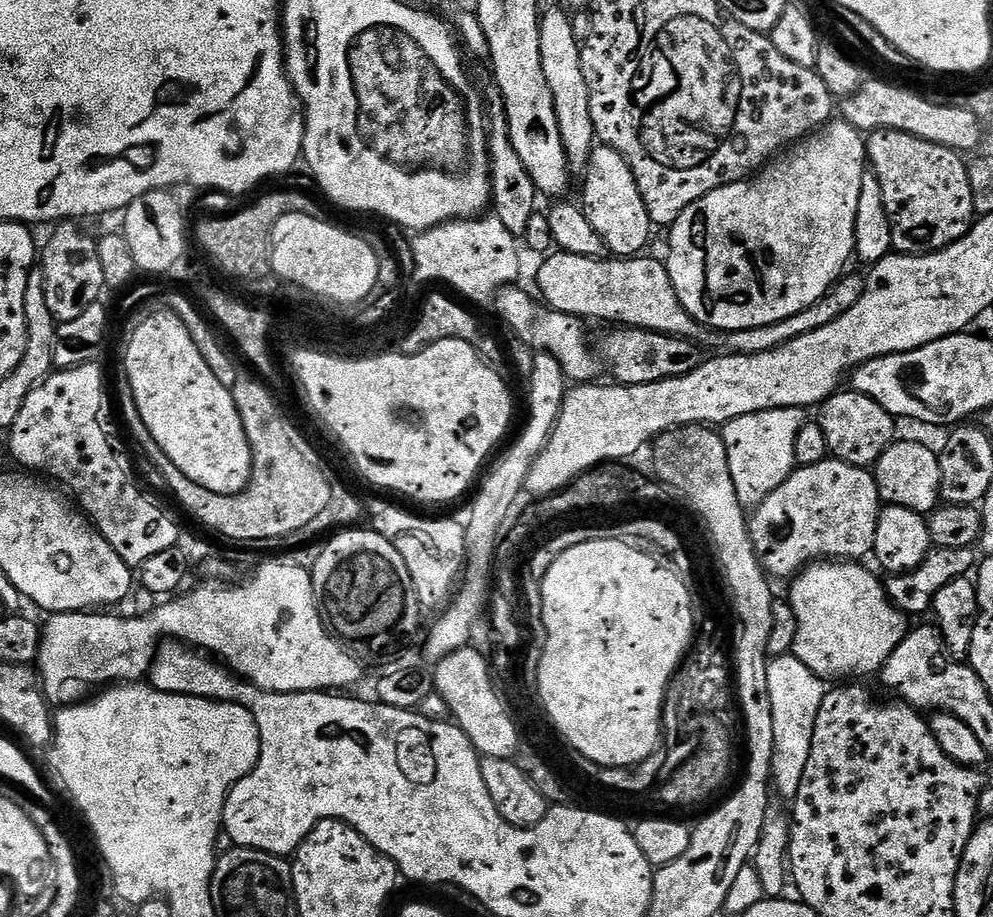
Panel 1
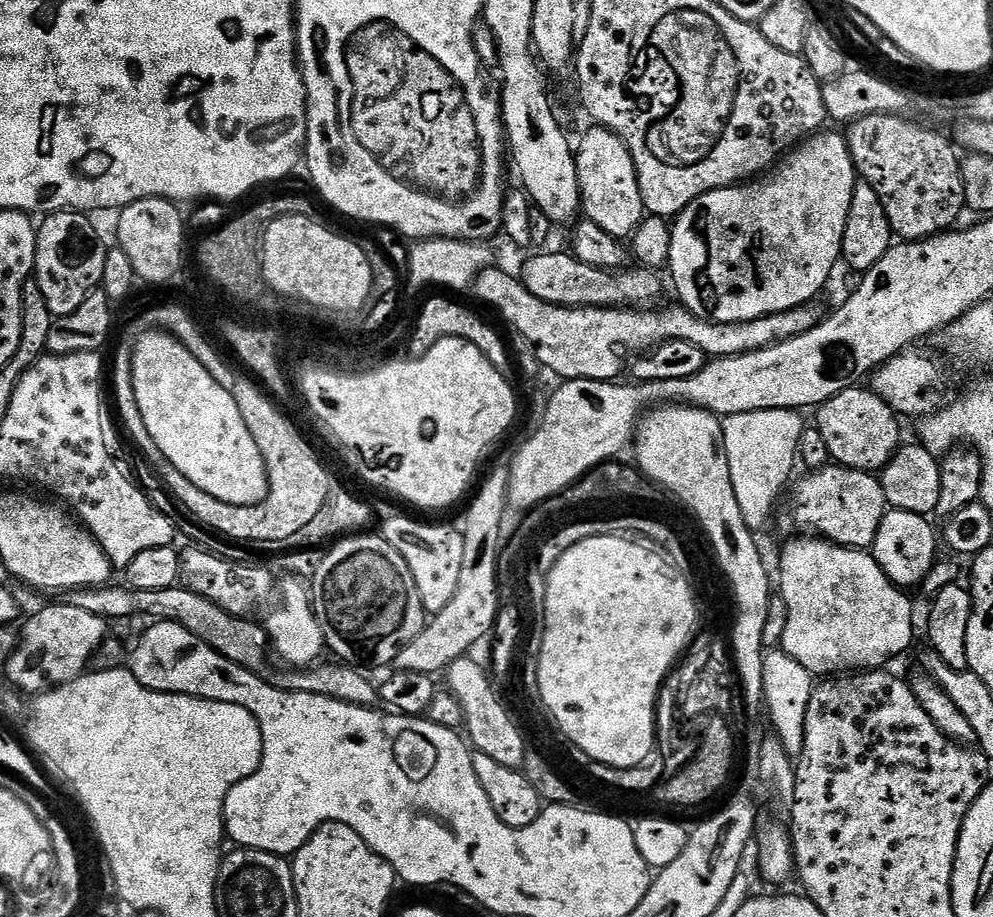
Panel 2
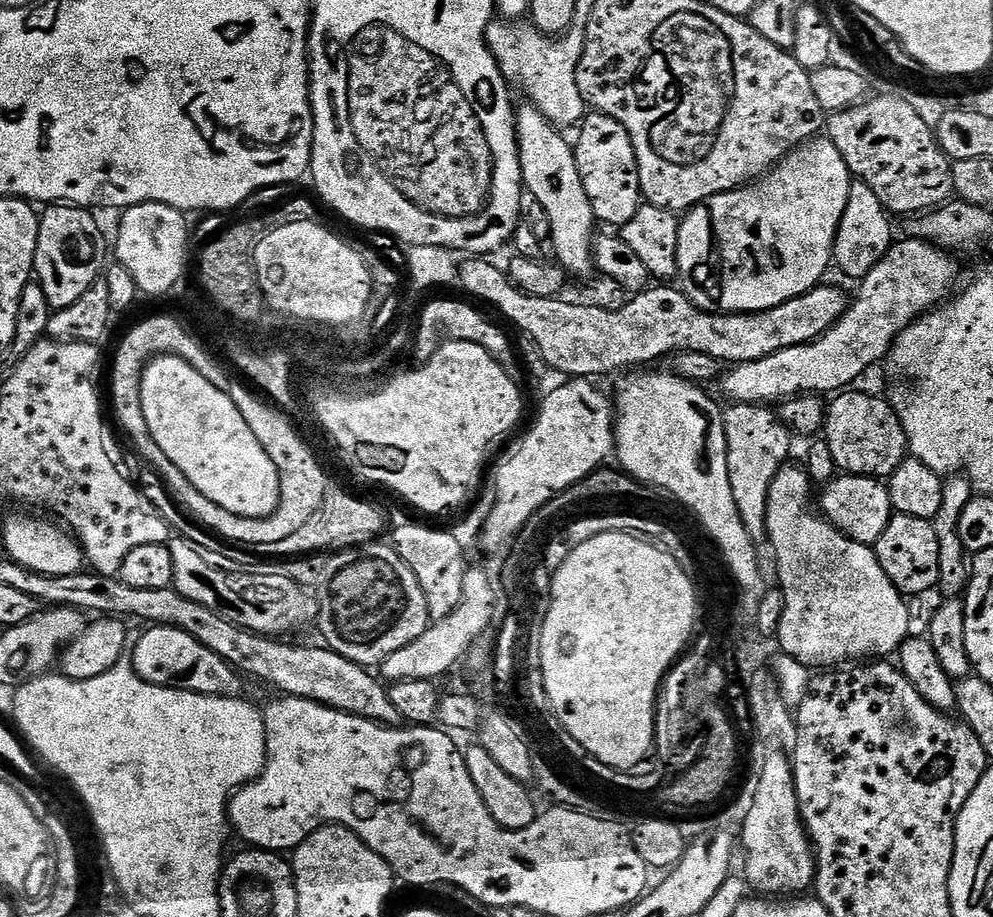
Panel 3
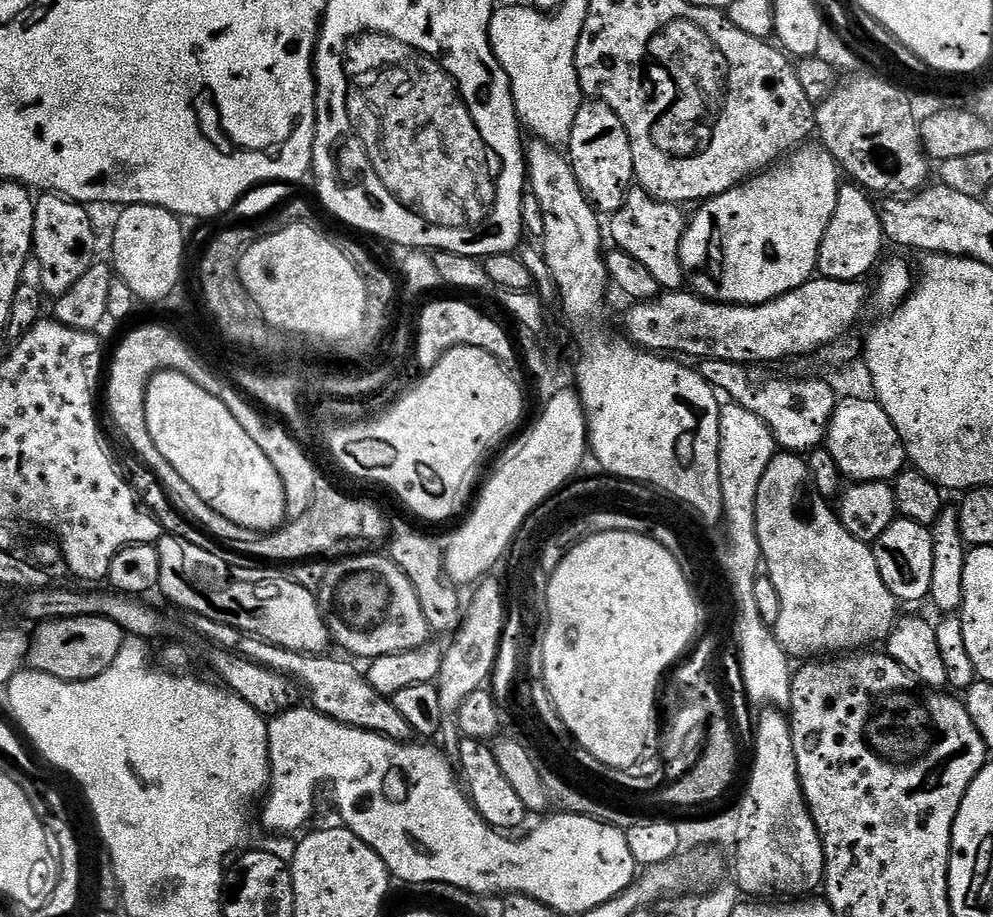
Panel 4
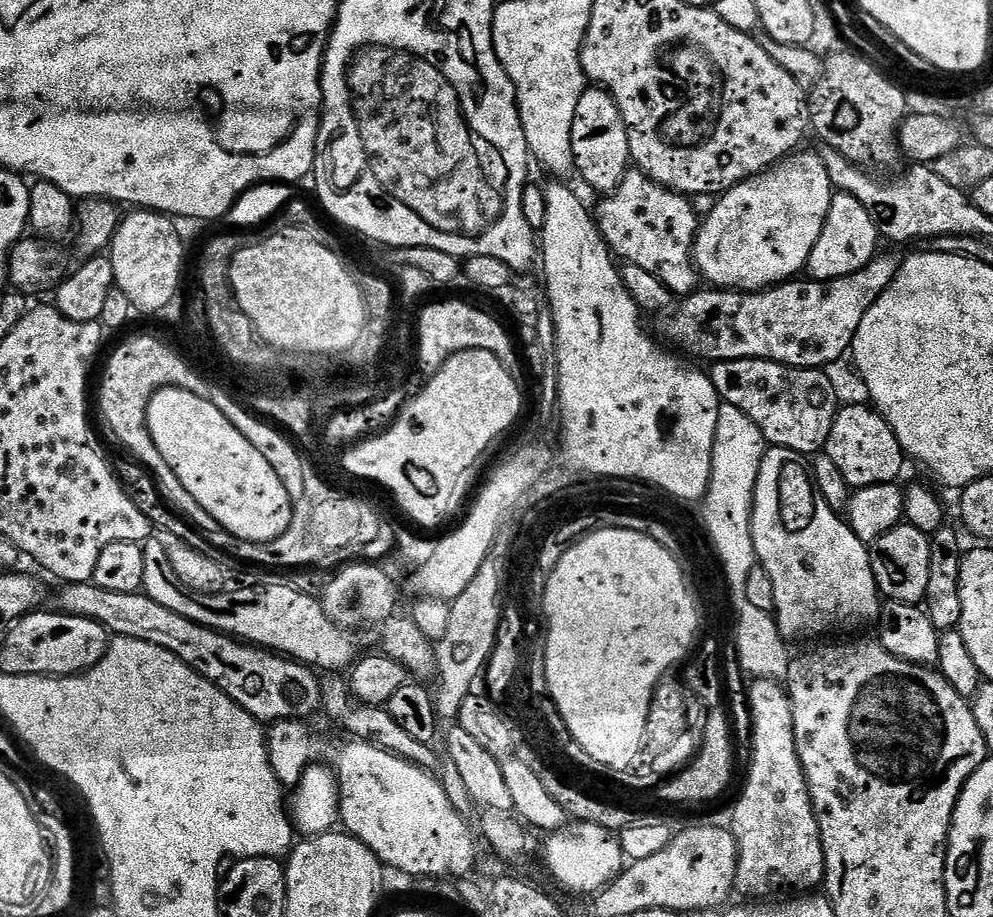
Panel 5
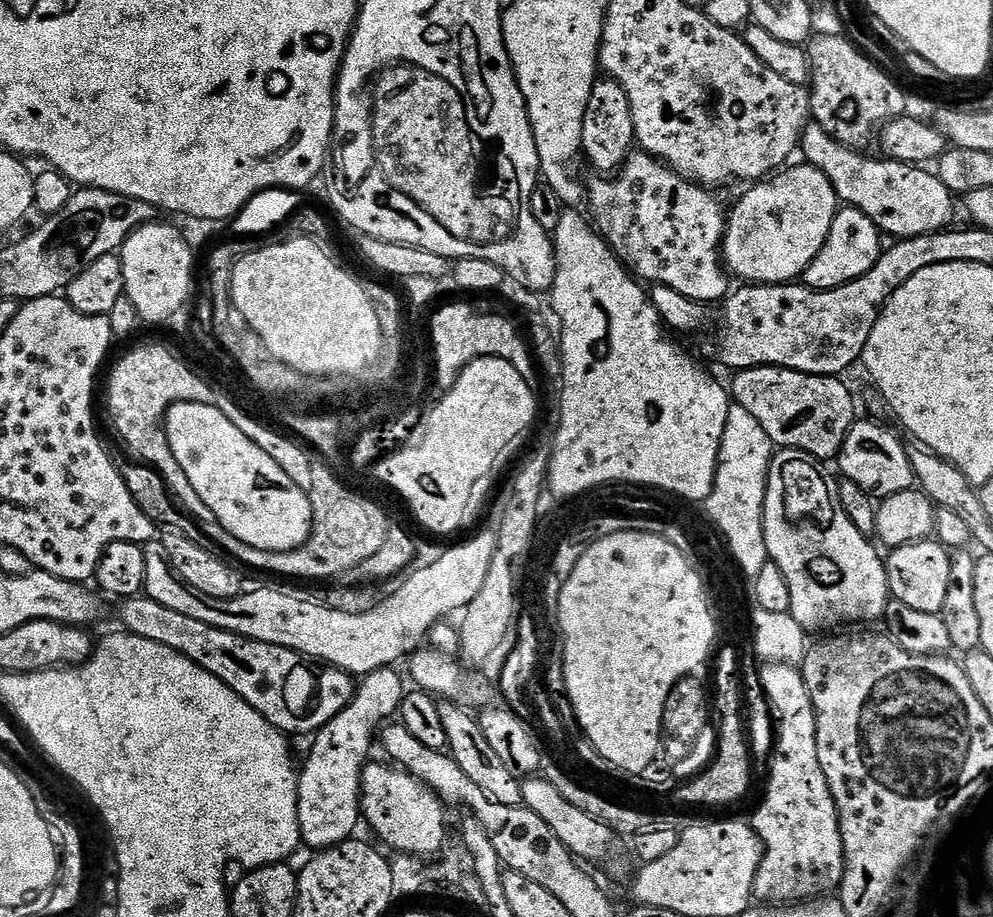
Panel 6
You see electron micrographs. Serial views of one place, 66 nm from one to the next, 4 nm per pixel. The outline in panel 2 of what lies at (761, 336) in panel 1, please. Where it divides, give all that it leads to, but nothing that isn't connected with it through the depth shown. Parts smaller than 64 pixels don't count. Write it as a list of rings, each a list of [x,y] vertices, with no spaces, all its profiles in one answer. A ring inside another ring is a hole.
[[[541,251],[541,256],[532,256],[518,272],[521,283],[535,298],[557,304],[558,307],[600,307],[625,309],[651,309],[660,296],[659,271],[643,266],[629,266],[619,272],[598,270],[586,266],[578,257],[564,252]]]

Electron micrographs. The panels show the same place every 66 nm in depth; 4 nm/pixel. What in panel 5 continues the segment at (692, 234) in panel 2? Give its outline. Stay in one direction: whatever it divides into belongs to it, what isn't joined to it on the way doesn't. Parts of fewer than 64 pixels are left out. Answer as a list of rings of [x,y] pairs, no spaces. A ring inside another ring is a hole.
[[[797,150],[784,157],[779,164],[772,165],[771,168],[765,168],[756,176],[751,176],[748,180],[743,180],[741,184],[735,184],[728,189],[715,201],[716,205],[712,208],[712,213],[708,217],[703,217],[699,232],[696,233],[696,246],[694,249],[694,263],[696,271],[701,277],[709,280],[707,282],[713,289],[735,290],[738,292],[759,292],[766,288],[771,288],[778,284],[783,284],[793,278],[799,277],[805,271],[810,250],[814,250],[814,242],[822,234],[824,224],[828,220],[828,211],[832,205],[834,189],[830,182],[830,174],[822,162],[822,158],[815,152],[804,152]]]

